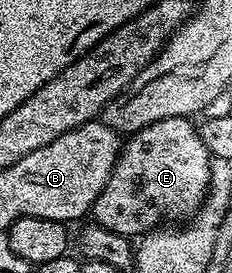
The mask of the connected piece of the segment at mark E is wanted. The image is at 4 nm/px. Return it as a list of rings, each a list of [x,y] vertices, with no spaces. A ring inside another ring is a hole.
[[[191,118],[157,120],[122,143],[117,164],[91,206],[94,225],[142,236],[168,220],[190,219],[198,211],[207,196],[213,159],[193,123]]]

